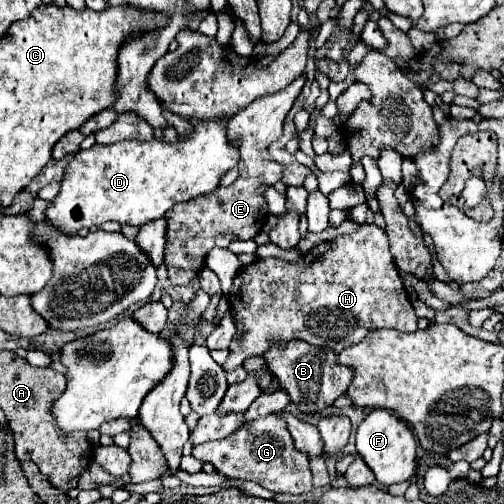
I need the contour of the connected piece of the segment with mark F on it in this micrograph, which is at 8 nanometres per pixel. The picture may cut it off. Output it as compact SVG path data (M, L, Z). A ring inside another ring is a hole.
M372 410L364 418L364 422L360 424L358 434L356 434L356 450L382 486L392 486L392 484L410 480L414 476L416 448L418 448L418 442L414 438L412 430L388 410Z

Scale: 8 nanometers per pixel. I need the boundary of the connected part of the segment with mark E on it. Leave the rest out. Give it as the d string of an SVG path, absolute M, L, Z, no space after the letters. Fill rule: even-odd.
M306 78L294 80L288 88L278 94L270 94L254 100L250 106L232 116L226 124L230 144L236 144L240 160L238 170L240 176L230 186L218 186L216 192L210 192L204 198L196 198L184 204L176 204L166 212L166 248L164 248L164 264L168 268L168 280L172 286L186 286L204 266L206 254L220 246L228 248L234 240L252 240L268 218L268 206L264 192L260 186L274 186L284 178L284 168L274 162L268 154L268 146L282 136L282 124L286 114L290 112L294 100L298 98Z

